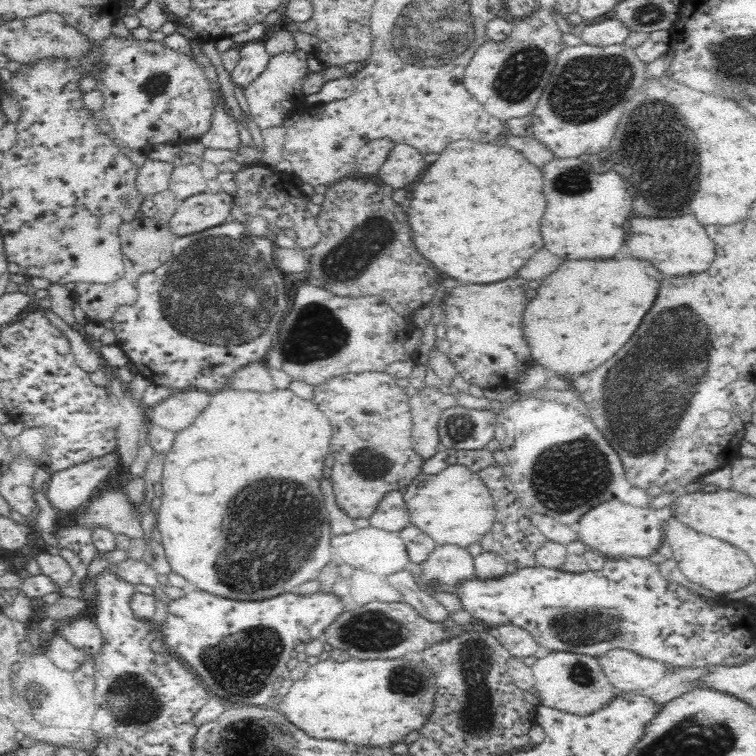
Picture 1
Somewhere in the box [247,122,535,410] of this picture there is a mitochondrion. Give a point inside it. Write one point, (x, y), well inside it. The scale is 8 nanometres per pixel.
(324, 334)

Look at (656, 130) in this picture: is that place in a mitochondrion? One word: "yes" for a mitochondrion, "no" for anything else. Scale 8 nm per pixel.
yes

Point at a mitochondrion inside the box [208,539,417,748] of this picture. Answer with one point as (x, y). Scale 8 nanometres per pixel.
(255, 656)

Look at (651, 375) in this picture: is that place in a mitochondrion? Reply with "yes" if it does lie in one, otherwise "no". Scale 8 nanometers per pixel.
yes

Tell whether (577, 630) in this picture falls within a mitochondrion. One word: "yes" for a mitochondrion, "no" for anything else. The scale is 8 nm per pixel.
yes

